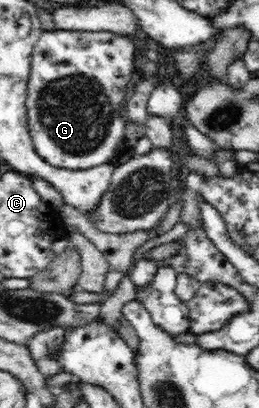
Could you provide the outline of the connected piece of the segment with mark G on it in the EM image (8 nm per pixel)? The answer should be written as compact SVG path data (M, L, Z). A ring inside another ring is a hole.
M55 29L40 34L33 47L25 104L27 129L43 160L64 170L86 170L113 163L120 156L126 144L124 105L133 82L136 56L133 40L111 31Z

